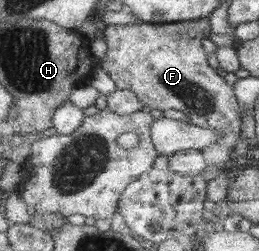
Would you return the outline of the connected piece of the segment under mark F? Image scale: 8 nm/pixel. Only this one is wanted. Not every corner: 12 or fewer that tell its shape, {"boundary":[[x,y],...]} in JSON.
{"boundary":[[209,19],[107,25],[101,67],[150,109],[243,139]]}

